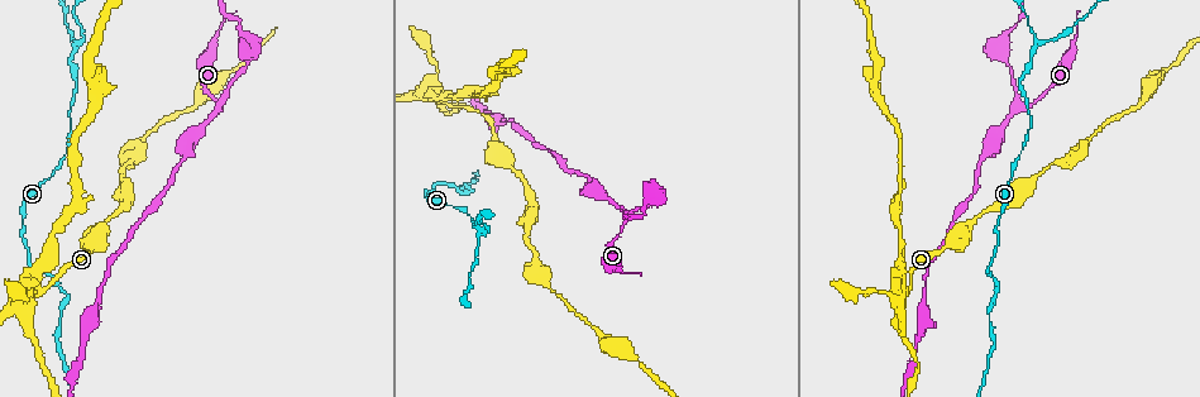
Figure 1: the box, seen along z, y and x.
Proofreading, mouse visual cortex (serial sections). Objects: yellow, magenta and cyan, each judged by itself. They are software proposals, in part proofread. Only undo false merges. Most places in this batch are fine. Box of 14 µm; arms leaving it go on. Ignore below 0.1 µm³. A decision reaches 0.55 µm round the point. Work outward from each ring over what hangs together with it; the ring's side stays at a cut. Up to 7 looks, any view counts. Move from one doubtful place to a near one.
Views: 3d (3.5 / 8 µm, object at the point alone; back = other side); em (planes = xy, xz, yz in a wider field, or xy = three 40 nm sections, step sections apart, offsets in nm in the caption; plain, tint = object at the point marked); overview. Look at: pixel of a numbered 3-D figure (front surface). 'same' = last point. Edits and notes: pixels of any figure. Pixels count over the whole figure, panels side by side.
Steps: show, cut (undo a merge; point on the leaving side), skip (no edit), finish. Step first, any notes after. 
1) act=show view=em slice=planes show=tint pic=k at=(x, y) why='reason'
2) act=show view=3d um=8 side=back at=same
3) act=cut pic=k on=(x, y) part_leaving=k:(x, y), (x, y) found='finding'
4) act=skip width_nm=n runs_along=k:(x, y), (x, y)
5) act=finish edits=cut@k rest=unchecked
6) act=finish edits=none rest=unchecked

act=show view=3d um=3.5 pic=1 at=(905, 290) why='sudden change in width'

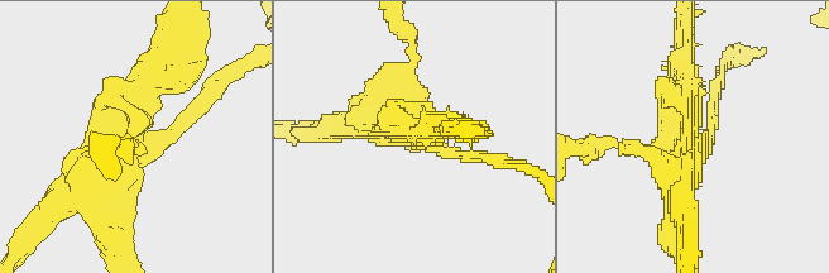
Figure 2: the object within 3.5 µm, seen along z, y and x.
act=show view=em slice=xy step=5 show=tint pic=2 at=(123, 134) why='now the EM'

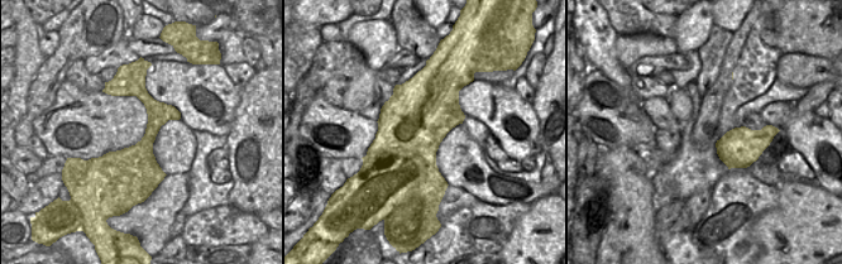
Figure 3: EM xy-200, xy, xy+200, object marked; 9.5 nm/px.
act=cut pic=2 on=(143, 124) found='a second cell is stuck on'

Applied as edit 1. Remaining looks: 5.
act=show view=3d um=3.5 pic=1 at=(527, 222) why='calibre changes'

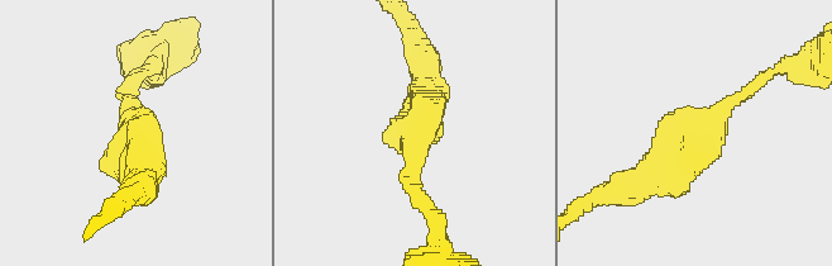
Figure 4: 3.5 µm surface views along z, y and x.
act=show view=em slice=xy step=5 show=tint pic=4 at=(414, 131) arm_widths_nm=150,400

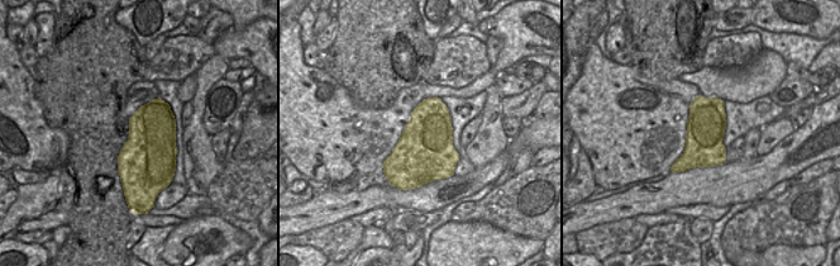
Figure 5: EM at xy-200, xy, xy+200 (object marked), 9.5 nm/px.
act=show view=em slice=planes show=tint at=same why='another direction'

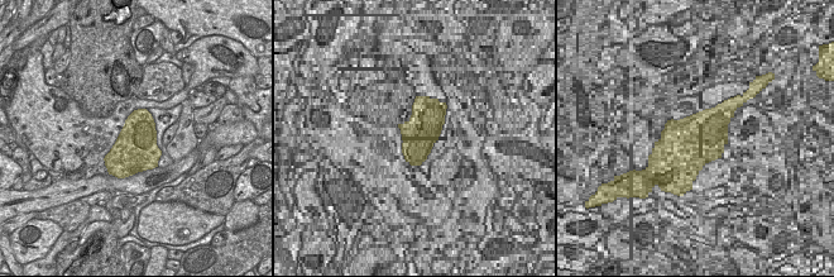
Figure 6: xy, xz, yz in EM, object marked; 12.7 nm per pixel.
act=skip runs_along=4:(627, 186), (663, 175), (760, 81) found='all the same cell'

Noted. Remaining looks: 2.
act=show view=3d um=3.5 side=back pic=1 at=(1024, 108) why='branch point'

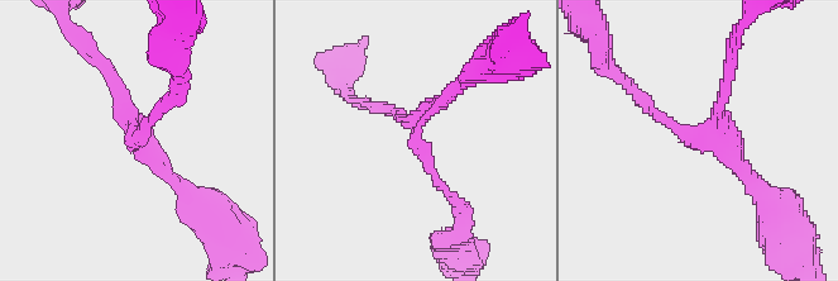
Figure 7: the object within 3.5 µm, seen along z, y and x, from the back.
act=show view=em slice=xy step=2 show=tint pic=7 at=(133, 142) arms=3 arm_widths_nm=150,150,200 why='need the tissue'

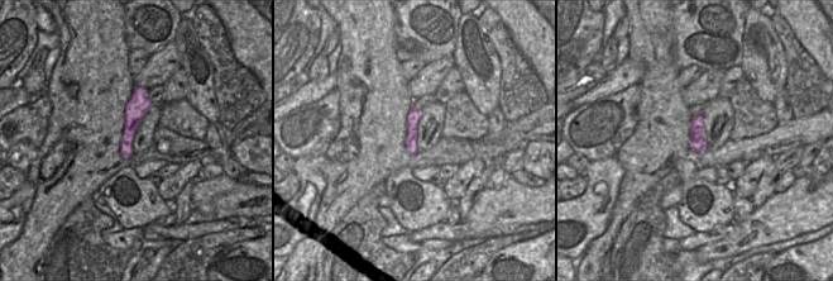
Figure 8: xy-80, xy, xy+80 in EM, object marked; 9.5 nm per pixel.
act=skip width_nm=130 runs_along=7:(636, 93), (752, 179) found='one cell here'

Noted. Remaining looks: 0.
act=finish edits=cut@2 rest=unchecked

